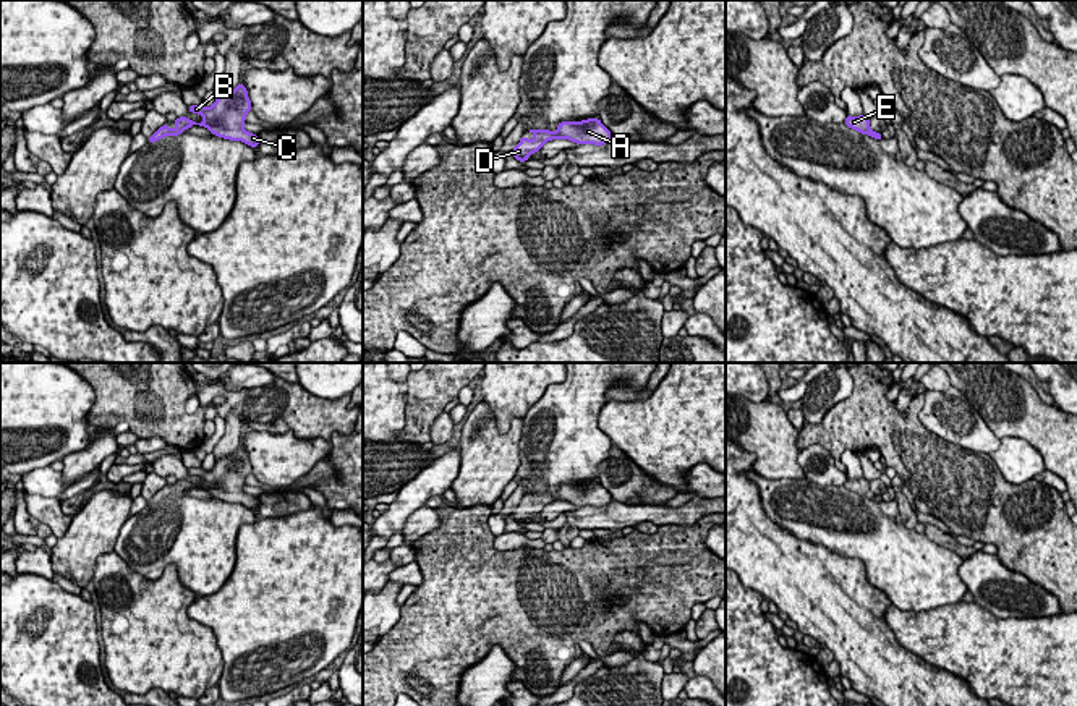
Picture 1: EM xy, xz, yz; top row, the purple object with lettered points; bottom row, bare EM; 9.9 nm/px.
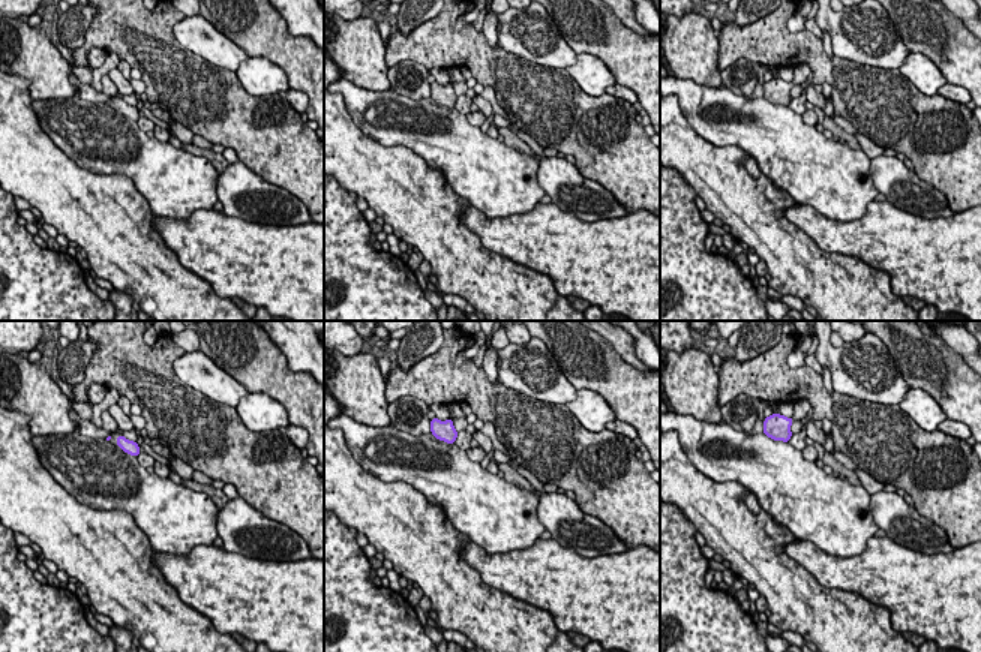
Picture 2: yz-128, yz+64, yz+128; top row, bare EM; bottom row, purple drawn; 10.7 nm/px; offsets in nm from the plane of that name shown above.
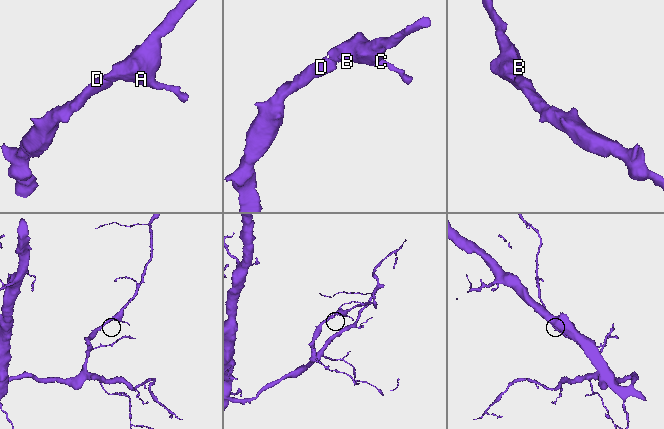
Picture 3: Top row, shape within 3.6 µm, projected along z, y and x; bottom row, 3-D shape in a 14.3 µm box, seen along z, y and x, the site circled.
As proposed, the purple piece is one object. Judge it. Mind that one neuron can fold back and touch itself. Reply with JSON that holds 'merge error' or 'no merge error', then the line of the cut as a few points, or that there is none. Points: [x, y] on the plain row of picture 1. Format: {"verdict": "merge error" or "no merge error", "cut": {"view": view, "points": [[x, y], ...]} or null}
{"verdict": "no merge error", "cut": null}

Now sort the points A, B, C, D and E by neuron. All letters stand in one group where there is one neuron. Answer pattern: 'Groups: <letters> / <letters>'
Groups: A B C D E

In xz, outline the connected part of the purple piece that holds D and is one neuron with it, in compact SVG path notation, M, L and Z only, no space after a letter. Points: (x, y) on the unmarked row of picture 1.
M588 481L581 484L560 484L557 494L530 492L534 502L521 499L520 505L510 515L517 523L526 525L533 515L538 515L547 504L568 502L577 507L602 508L612 504L612 495L601 486L599 481Z

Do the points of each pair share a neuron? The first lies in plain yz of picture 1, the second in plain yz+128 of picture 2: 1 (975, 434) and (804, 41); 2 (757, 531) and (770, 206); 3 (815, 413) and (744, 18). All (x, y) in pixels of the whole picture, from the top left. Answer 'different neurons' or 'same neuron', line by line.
1: different neurons
2: same neuron
3: same neuron

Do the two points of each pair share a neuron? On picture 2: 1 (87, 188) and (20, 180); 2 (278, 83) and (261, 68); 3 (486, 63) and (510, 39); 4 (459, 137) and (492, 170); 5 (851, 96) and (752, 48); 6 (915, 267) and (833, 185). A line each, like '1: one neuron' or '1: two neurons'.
1: one neuron
2: one neuron
3: two neurons
4: one neuron
5: one neuron
6: two neurons

